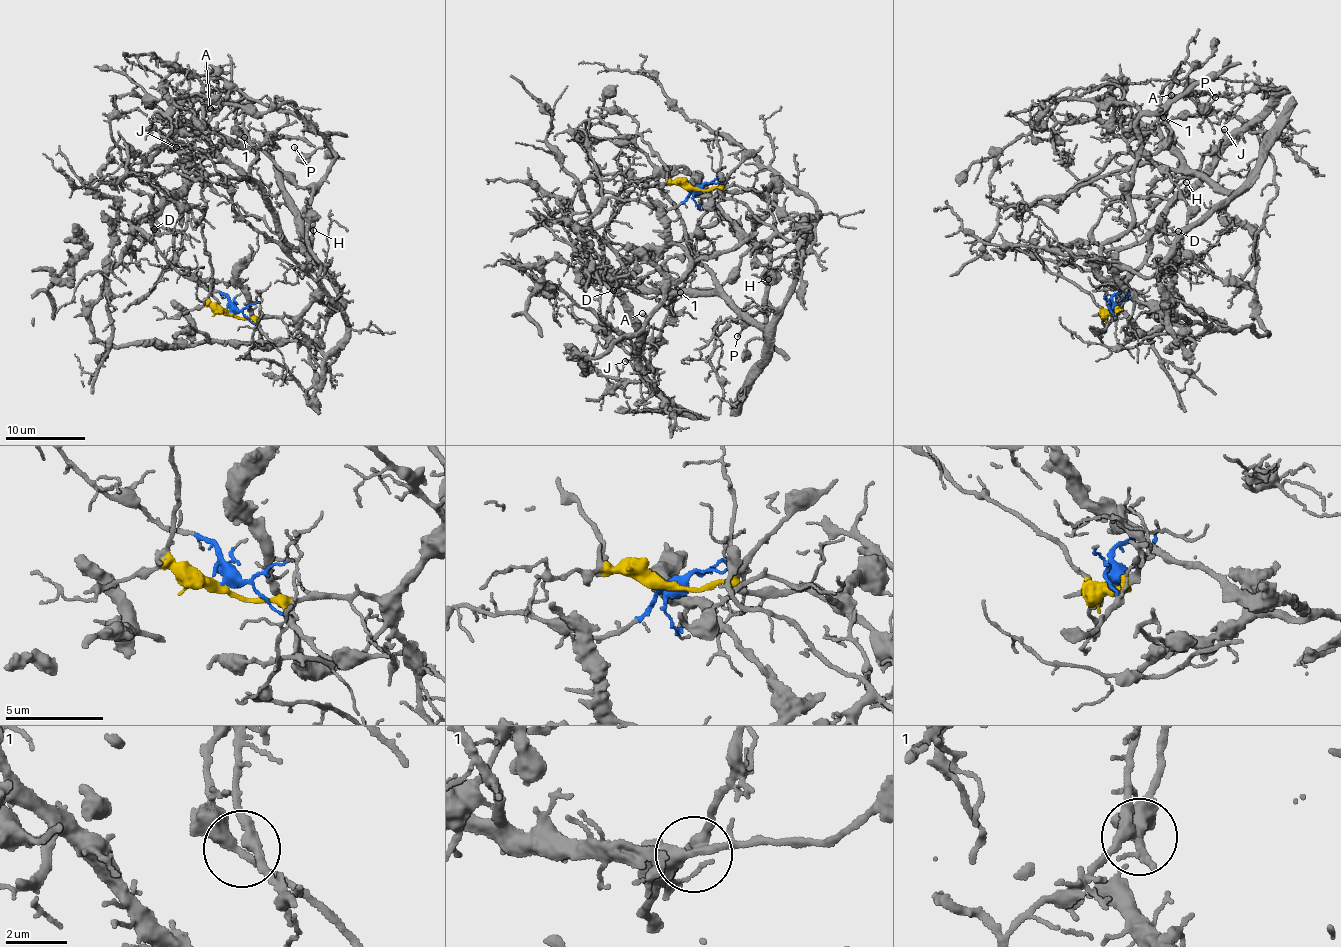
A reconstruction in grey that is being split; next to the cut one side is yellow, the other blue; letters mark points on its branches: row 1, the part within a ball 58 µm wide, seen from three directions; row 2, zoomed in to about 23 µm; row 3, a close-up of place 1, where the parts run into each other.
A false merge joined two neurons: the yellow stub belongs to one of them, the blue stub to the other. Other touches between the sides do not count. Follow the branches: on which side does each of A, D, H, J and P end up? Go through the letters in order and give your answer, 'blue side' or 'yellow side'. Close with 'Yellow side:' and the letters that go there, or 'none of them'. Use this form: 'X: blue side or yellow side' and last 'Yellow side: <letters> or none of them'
A: yellow side
D: blue side
H: yellow side
J: blue side
P: yellow side
Yellow side: A, H, P

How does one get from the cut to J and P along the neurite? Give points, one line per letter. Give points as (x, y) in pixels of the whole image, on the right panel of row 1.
J: (1112, 311), (1112, 297), (1123, 291), (1108, 289), (1094, 272), (1138, 244), (1204, 172), (1225, 128)
P: (1114, 311), (1127, 292), (1101, 253), (1132, 221), (1138, 124), (1193, 92), (1205, 105), (1215, 97)

